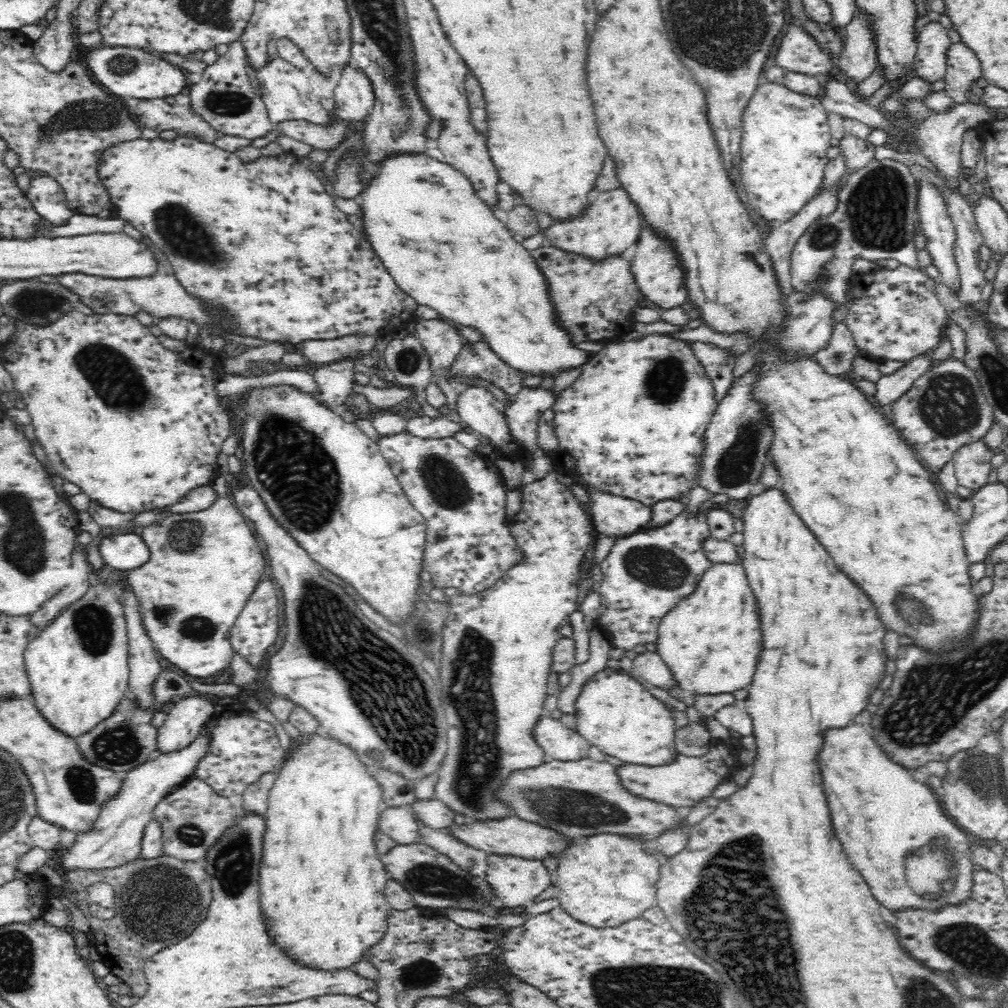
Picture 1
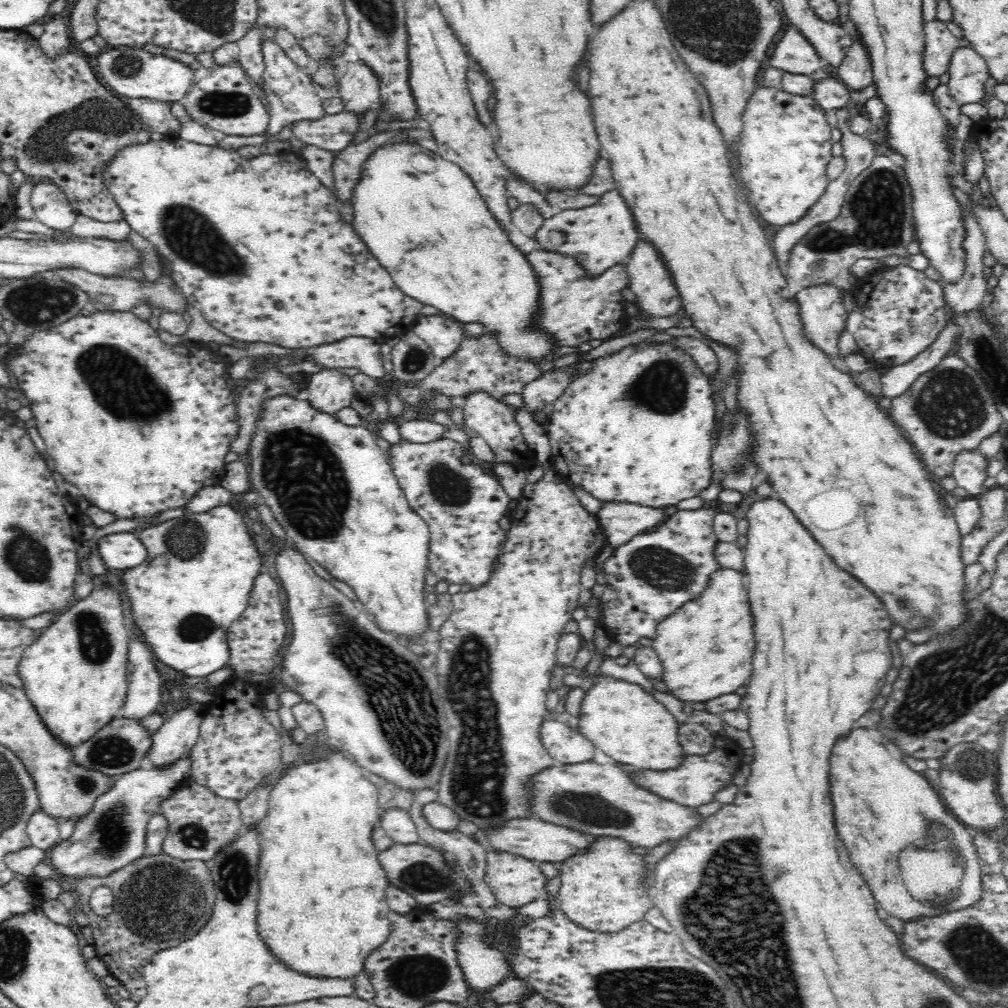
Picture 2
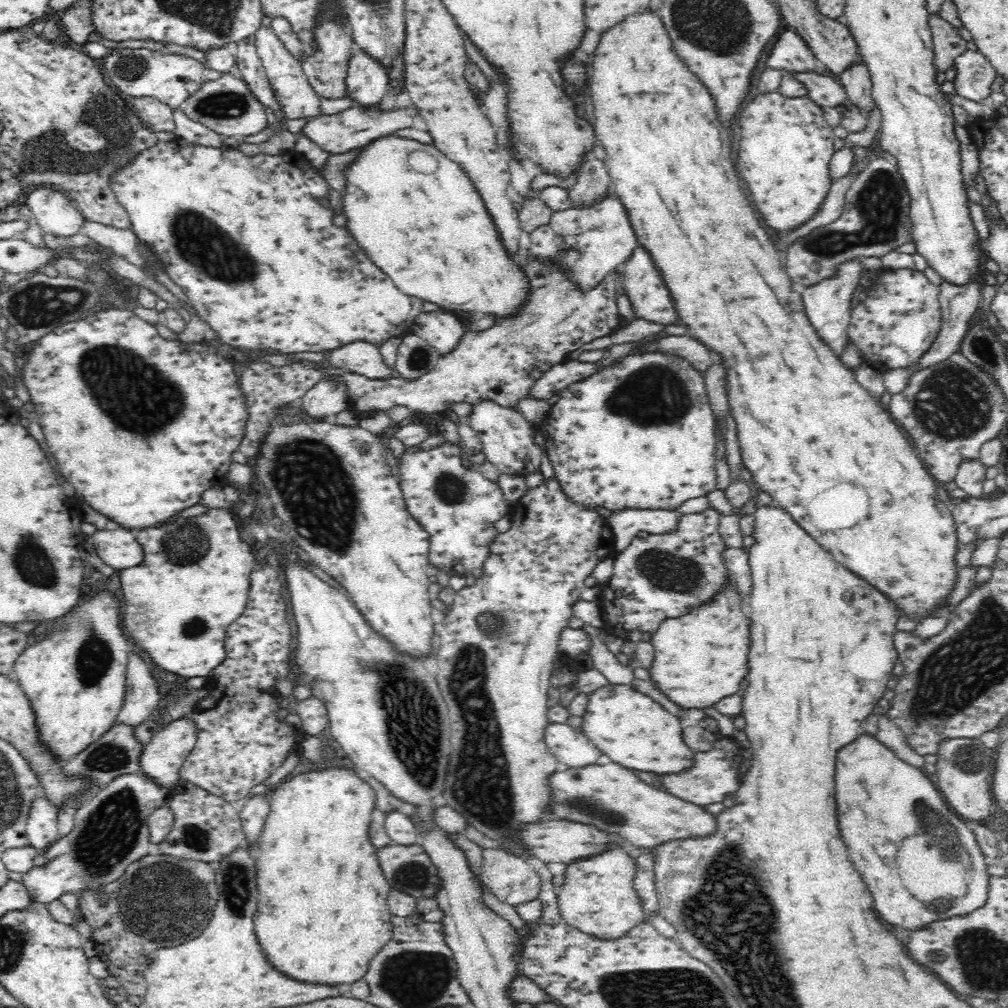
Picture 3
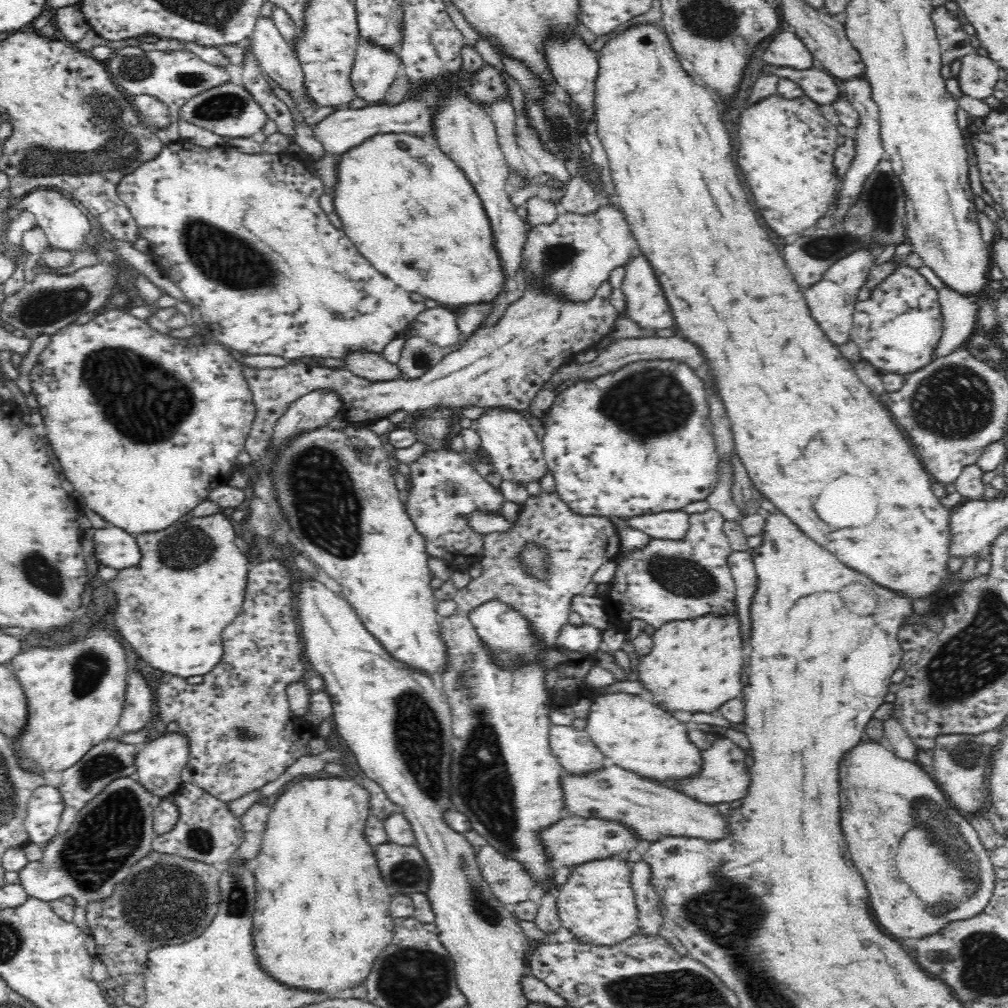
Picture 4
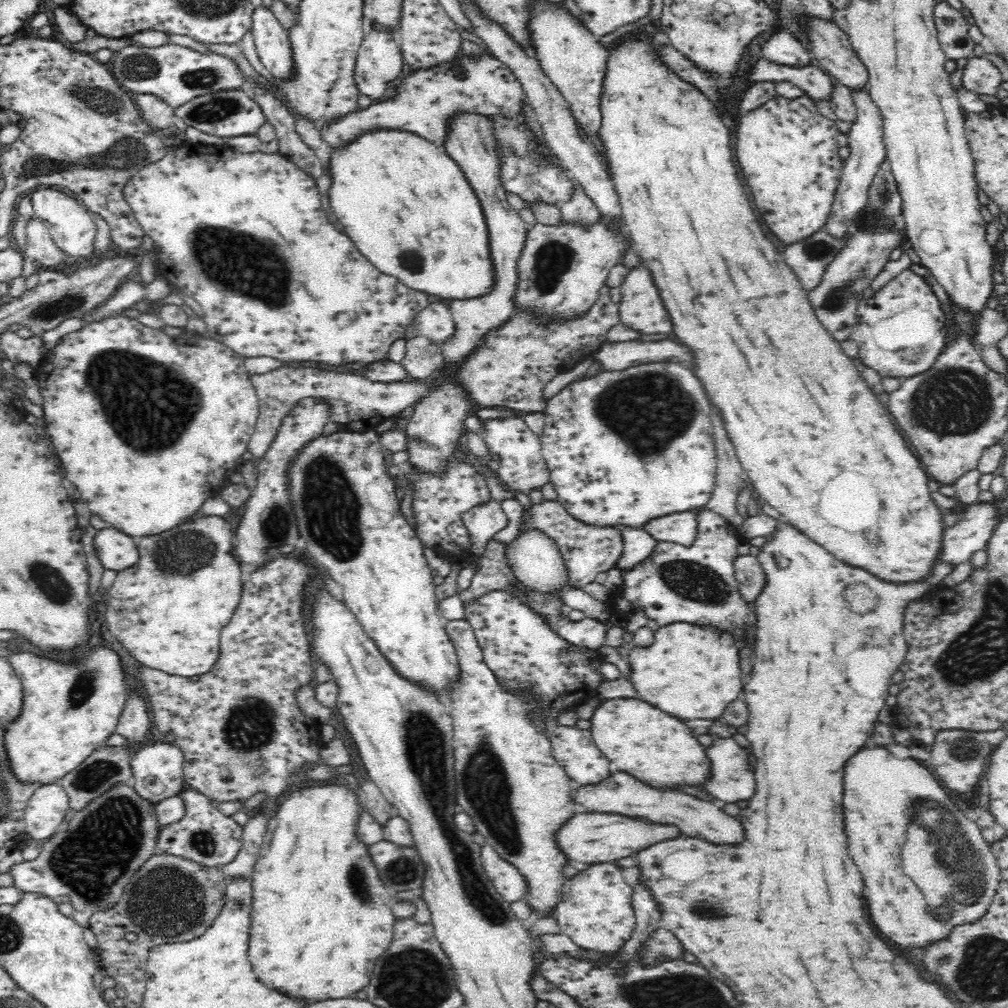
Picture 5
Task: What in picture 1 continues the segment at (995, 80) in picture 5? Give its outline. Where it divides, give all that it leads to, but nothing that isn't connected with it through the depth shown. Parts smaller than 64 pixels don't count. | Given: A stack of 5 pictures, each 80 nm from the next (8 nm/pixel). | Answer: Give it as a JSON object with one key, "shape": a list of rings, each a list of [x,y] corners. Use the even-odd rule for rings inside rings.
{"shape":[[[951,42],[946,49],[945,91],[956,103],[974,99],[970,86],[981,78],[981,64],[971,48]]]}

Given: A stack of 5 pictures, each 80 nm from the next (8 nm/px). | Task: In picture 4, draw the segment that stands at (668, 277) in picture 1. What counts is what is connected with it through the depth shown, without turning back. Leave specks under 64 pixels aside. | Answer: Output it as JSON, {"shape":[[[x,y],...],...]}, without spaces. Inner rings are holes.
{"shape":[[[637,252],[631,259],[625,264],[624,270],[626,270],[626,275],[621,284],[622,292],[624,297],[626,297],[626,311],[625,314],[630,317],[630,319],[638,324],[640,328],[646,330],[660,330],[660,329],[670,329],[675,326],[675,319],[673,316],[673,310],[670,310],[669,303],[665,293],[663,292],[663,287],[650,265],[650,261],[646,258],[646,255],[642,252]]]}

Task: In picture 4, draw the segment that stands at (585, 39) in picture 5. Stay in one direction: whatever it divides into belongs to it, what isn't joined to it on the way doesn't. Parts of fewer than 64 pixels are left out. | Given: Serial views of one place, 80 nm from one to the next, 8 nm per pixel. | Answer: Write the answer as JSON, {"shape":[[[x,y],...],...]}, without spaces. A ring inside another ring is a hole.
{"shape":[[[576,34],[570,40],[563,38],[550,38],[546,46],[546,59],[550,63],[550,69],[554,73],[554,79],[560,87],[566,88],[570,96],[576,100],[576,105],[582,112],[586,122],[594,118],[592,102],[594,102],[594,76],[598,70],[597,53],[586,46],[586,43],[580,42],[582,38]]]}

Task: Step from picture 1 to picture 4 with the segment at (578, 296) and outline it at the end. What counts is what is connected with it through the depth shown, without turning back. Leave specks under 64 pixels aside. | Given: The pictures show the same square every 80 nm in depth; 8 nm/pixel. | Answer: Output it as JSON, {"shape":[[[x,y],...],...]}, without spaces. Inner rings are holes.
{"shape":[[[529,270],[525,275],[526,288],[524,296],[512,302],[506,313],[492,327],[482,326],[476,332],[470,333],[461,340],[453,351],[446,354],[434,367],[422,376],[415,379],[390,379],[385,381],[371,381],[355,375],[346,369],[331,369],[328,367],[308,368],[306,364],[290,364],[284,368],[256,368],[256,366],[243,366],[242,376],[248,385],[251,402],[255,410],[254,420],[250,426],[250,434],[243,444],[244,452],[248,452],[252,461],[265,457],[271,447],[274,428],[278,419],[288,410],[290,404],[302,398],[307,392],[316,389],[334,389],[340,393],[344,410],[341,412],[351,426],[360,428],[376,428],[378,423],[386,421],[387,417],[397,410],[407,414],[418,412],[426,414],[436,408],[454,408],[460,406],[503,407],[509,410],[527,413],[532,400],[538,391],[543,388],[546,379],[553,370],[574,360],[582,349],[596,348],[597,344],[615,330],[614,324],[620,313],[612,306],[610,295],[612,286],[605,280],[594,298],[588,301],[570,300],[565,294],[558,294],[549,289],[548,285],[538,285]]]}

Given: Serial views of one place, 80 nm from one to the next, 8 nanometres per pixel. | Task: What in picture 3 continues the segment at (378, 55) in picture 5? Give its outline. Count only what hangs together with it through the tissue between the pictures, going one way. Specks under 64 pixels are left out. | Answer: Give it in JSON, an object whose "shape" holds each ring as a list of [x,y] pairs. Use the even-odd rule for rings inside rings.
{"shape":[[[355,54],[348,60],[344,82],[345,96],[362,108],[377,106],[388,92],[387,72],[364,54]]]}

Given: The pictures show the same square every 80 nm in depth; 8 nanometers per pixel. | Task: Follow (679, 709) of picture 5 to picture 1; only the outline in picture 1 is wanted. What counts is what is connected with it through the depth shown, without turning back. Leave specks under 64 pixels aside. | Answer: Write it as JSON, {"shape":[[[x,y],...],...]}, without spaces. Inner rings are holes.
{"shape":[[[712,562],[703,571],[696,588],[663,616],[658,628],[657,644],[653,649],[668,665],[684,691],[690,694],[732,693],[738,688],[744,688],[746,684],[750,685],[760,660],[764,638],[758,599],[740,562]]]}

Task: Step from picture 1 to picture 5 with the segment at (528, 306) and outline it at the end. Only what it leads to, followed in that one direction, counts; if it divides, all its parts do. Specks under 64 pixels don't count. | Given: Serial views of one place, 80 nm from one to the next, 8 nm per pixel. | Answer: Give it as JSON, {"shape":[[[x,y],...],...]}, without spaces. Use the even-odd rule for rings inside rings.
{"shape":[[[374,131],[368,135],[361,136],[360,139],[354,140],[353,143],[344,146],[344,148],[334,150],[330,156],[329,164],[332,180],[330,185],[325,188],[326,207],[335,213],[336,218],[338,218],[337,222],[340,222],[345,228],[344,232],[380,272],[393,276],[410,291],[430,294],[429,296],[436,296],[440,300],[446,300],[449,304],[451,302],[483,298],[494,291],[497,283],[497,272],[492,255],[490,255],[488,225],[486,224],[486,217],[484,216],[480,199],[476,196],[462,169],[449,157],[444,146],[438,146],[411,132]]]}

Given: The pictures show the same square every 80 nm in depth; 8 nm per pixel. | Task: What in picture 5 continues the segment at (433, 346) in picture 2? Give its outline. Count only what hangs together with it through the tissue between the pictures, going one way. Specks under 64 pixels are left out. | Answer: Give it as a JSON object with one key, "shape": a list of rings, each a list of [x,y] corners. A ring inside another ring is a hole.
{"shape":[[[442,303],[429,305],[420,311],[413,325],[418,334],[439,345],[448,342],[456,333],[451,309]]]}

